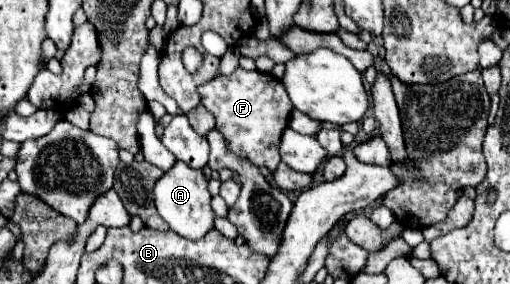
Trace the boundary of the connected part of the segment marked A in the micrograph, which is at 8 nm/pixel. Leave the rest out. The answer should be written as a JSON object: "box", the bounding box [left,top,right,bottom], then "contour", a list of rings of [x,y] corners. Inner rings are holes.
{"box":[154,161,214,241],"contour":[[[176,161],[176,165],[170,169],[170,173],[164,173],[164,177],[156,181],[154,195],[156,195],[158,213],[166,219],[170,229],[174,233],[178,233],[180,237],[198,241],[210,229],[214,229],[214,211],[210,207],[212,197],[208,193],[208,181],[200,169],[190,169],[186,163]]]}

